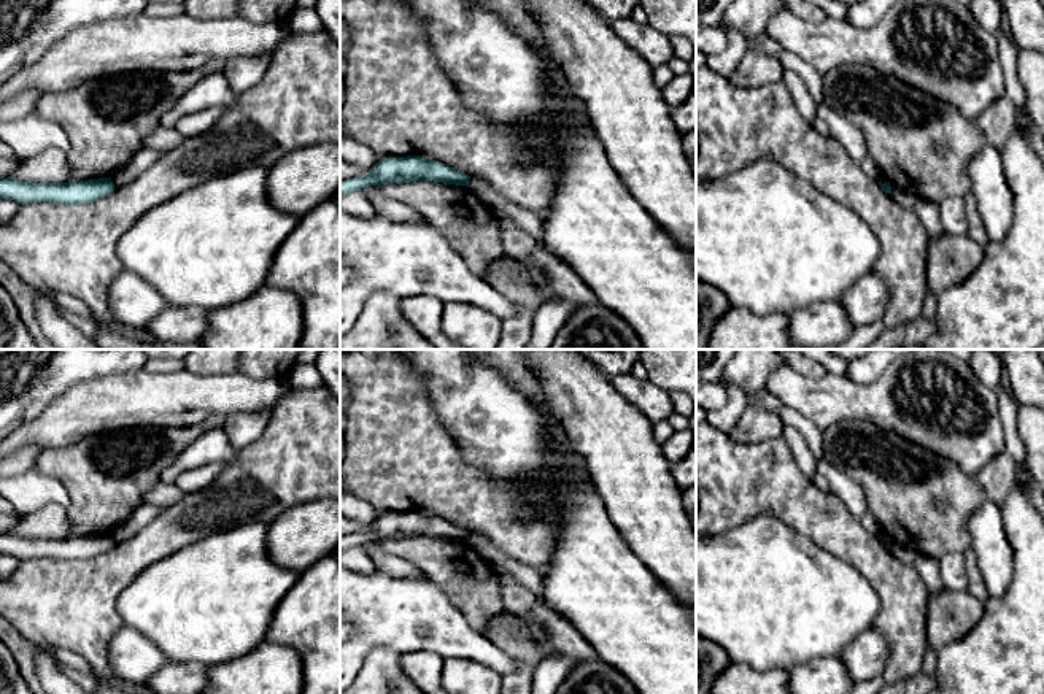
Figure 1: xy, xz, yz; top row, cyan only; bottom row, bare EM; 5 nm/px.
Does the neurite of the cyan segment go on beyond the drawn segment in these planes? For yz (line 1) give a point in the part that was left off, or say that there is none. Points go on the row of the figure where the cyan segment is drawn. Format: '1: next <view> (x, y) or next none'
1: next none

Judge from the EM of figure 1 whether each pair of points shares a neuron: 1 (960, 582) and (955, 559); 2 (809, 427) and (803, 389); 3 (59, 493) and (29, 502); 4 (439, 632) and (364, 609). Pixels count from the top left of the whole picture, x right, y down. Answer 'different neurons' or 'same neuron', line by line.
1: same neuron
2: different neurons
3: same neuron
4: same neuron

